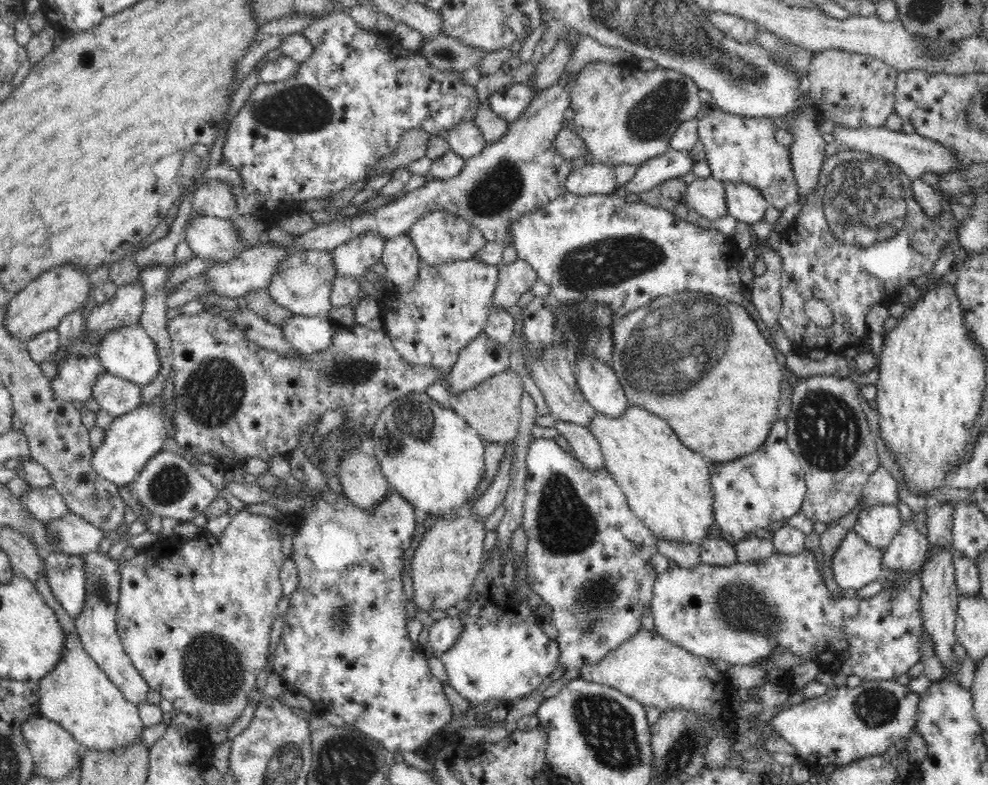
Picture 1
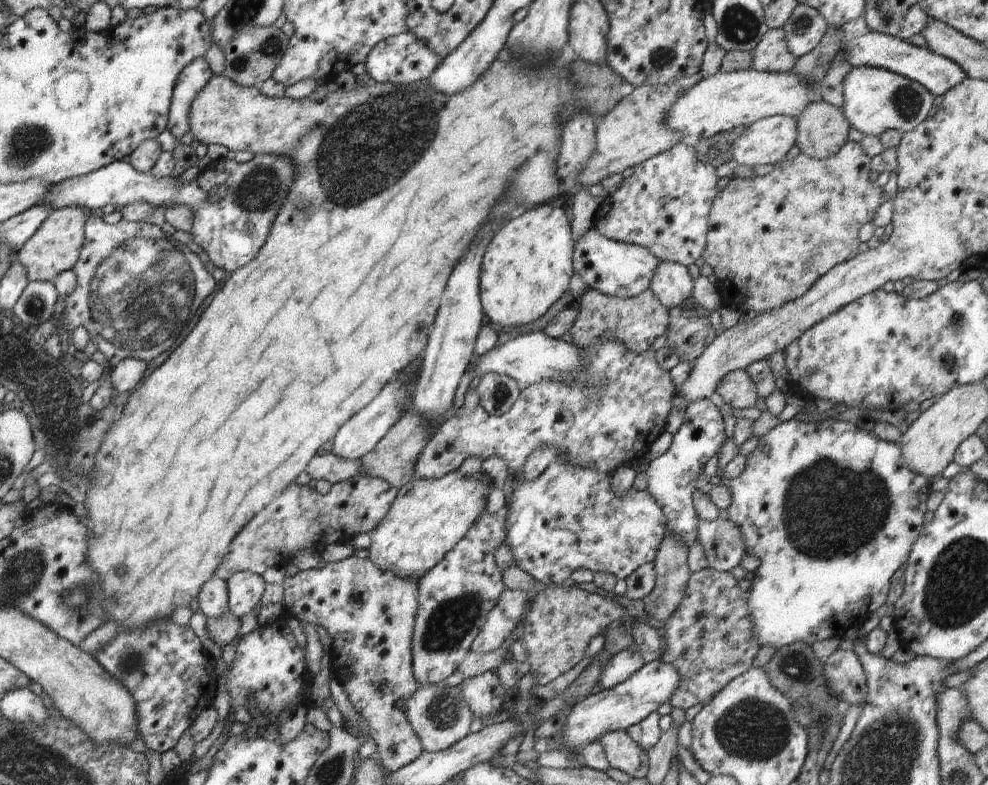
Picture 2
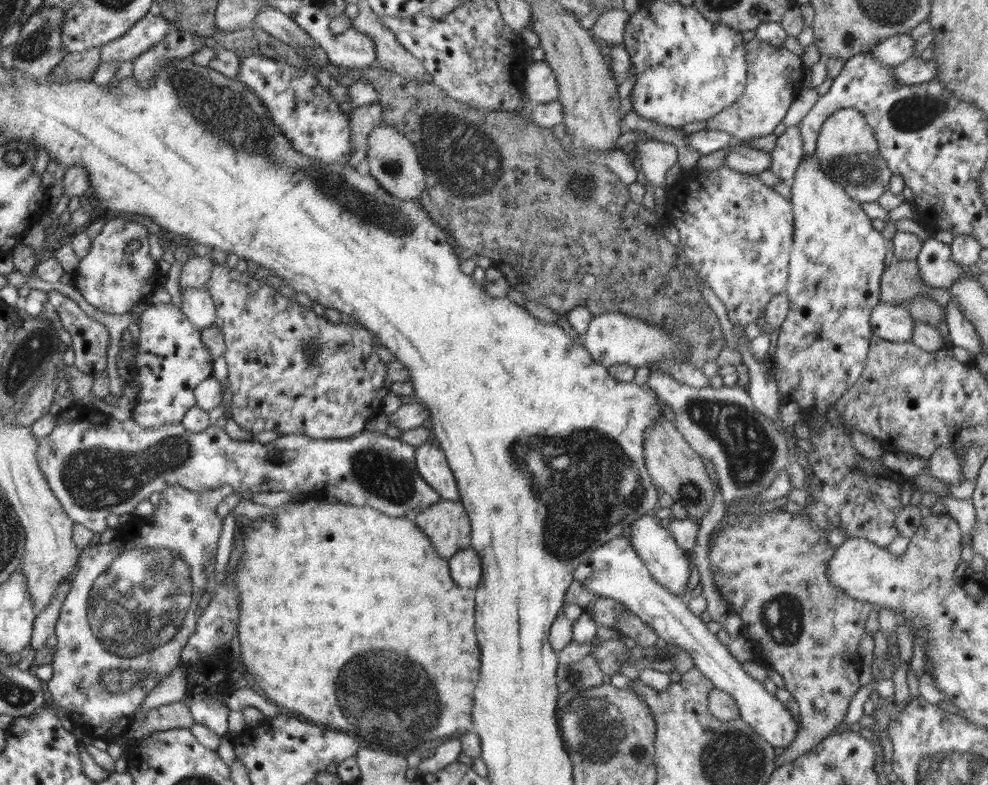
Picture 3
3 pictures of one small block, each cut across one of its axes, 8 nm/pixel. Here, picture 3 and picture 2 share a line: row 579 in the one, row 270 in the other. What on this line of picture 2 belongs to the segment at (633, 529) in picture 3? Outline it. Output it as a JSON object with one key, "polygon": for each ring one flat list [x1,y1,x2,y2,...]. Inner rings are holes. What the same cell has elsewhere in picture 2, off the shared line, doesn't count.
{"polygon":[[660,261,649,289,670,310,682,307,683,302,693,295,694,283,687,266]]}

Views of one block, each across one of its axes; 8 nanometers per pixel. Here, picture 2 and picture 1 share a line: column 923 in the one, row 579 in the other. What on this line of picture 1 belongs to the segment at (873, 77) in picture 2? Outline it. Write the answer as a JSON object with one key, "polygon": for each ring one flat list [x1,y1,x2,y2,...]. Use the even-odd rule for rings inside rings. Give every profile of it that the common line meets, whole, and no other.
{"polygon":[[116,549,109,554,102,554,102,552,94,550,82,555,84,572,86,573,86,598,84,610,75,620,75,626,90,657,98,663,108,678,116,683,128,701,140,704,146,701,149,686,146,679,138,673,132,664,128,653,124,651,124,645,122,645,118,629,116,629,118,596,120,596,120,582,122,582,122,571,118,559,120,558,117,556]]}

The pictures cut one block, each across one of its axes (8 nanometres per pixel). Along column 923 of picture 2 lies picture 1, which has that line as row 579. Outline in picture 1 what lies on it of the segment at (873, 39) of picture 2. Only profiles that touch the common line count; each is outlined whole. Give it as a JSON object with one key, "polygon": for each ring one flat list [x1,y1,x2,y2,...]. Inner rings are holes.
{"polygon":[[44,554,45,576,58,602,73,620,84,610,86,598,86,573,82,556]]}

